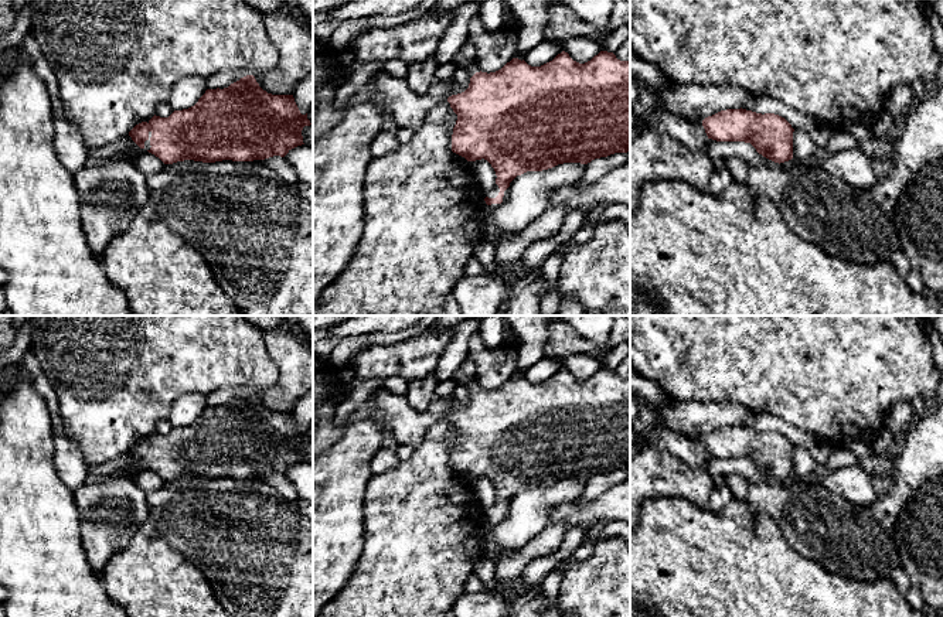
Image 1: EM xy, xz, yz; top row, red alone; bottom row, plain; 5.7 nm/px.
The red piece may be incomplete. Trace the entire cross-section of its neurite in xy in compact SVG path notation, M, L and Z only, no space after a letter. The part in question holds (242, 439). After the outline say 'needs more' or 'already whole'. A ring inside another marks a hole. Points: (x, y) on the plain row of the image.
M246 392L224 406L207 406L198 419L168 434L153 433L136 442L129 453L142 466L164 481L184 477L215 480L222 477L253 478L273 473L285 474L292 466L304 461L302 447L310 443L293 412L272 412L263 408L253 392Z; needs more

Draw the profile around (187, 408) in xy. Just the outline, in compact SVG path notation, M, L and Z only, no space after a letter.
M184 393L171 406L170 423L173 427L183 427L194 423L205 410L205 396L201 393Z

